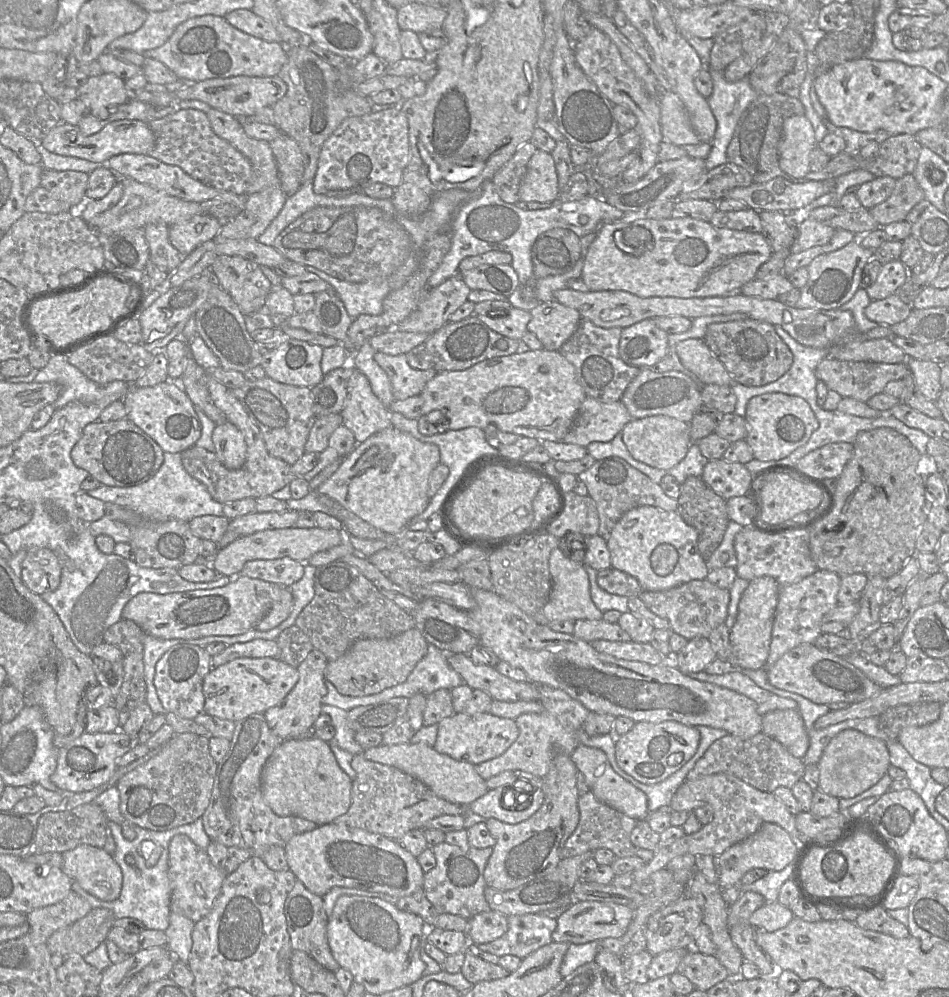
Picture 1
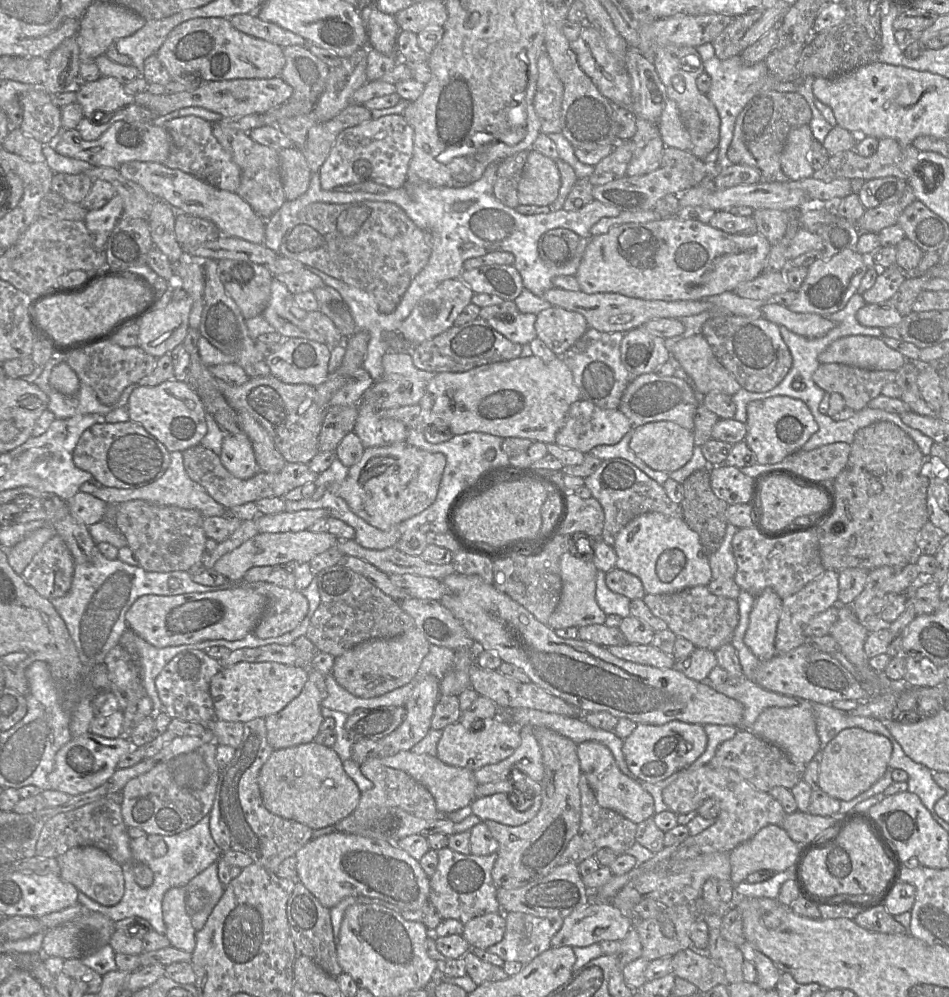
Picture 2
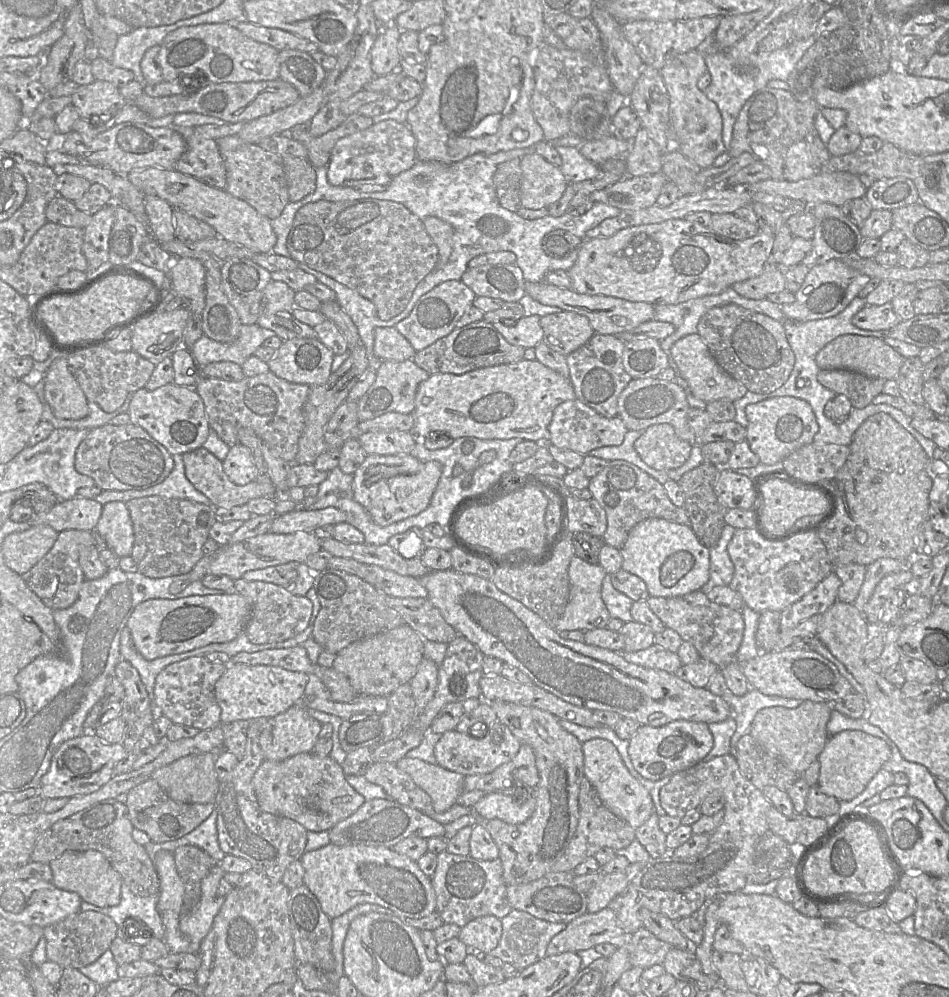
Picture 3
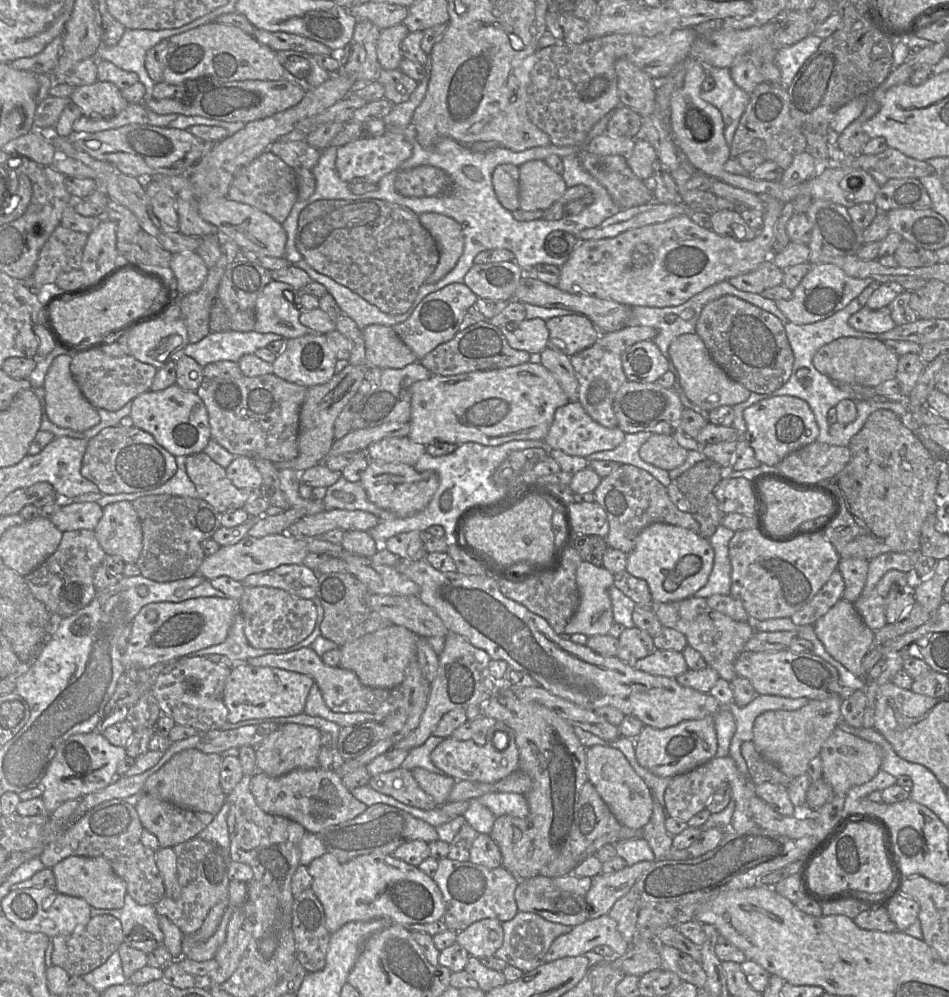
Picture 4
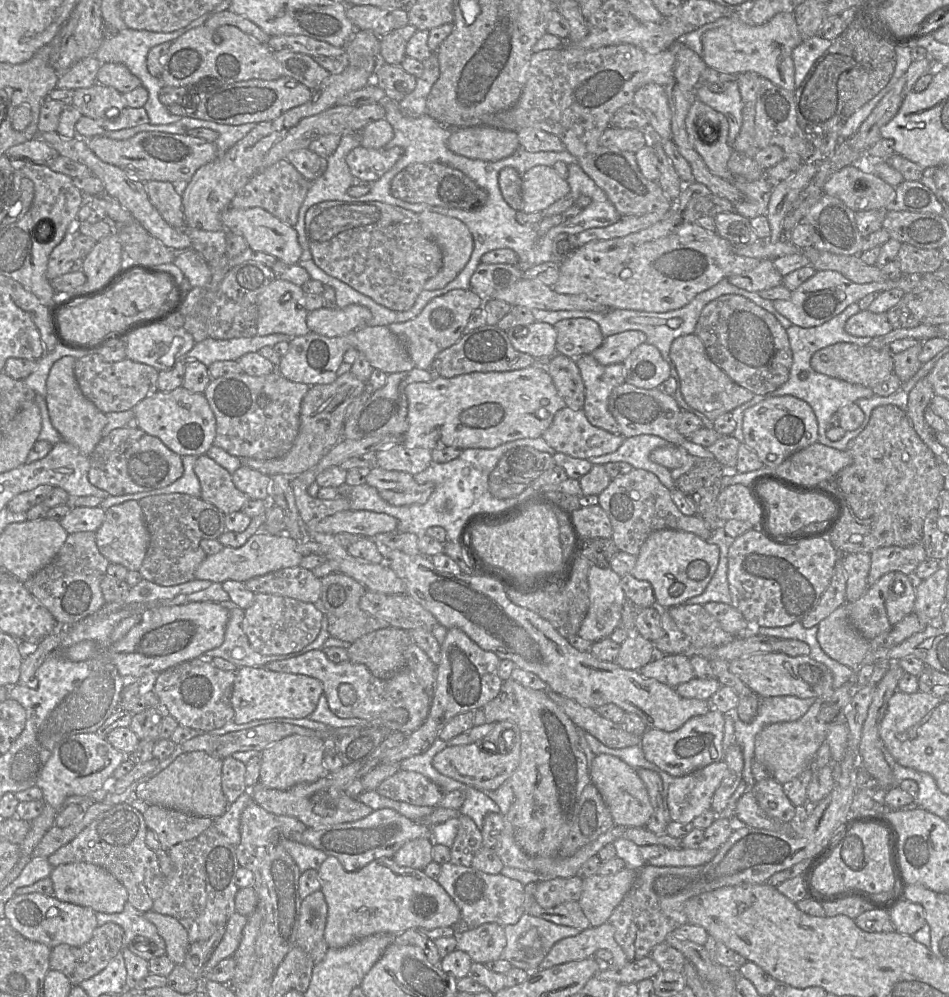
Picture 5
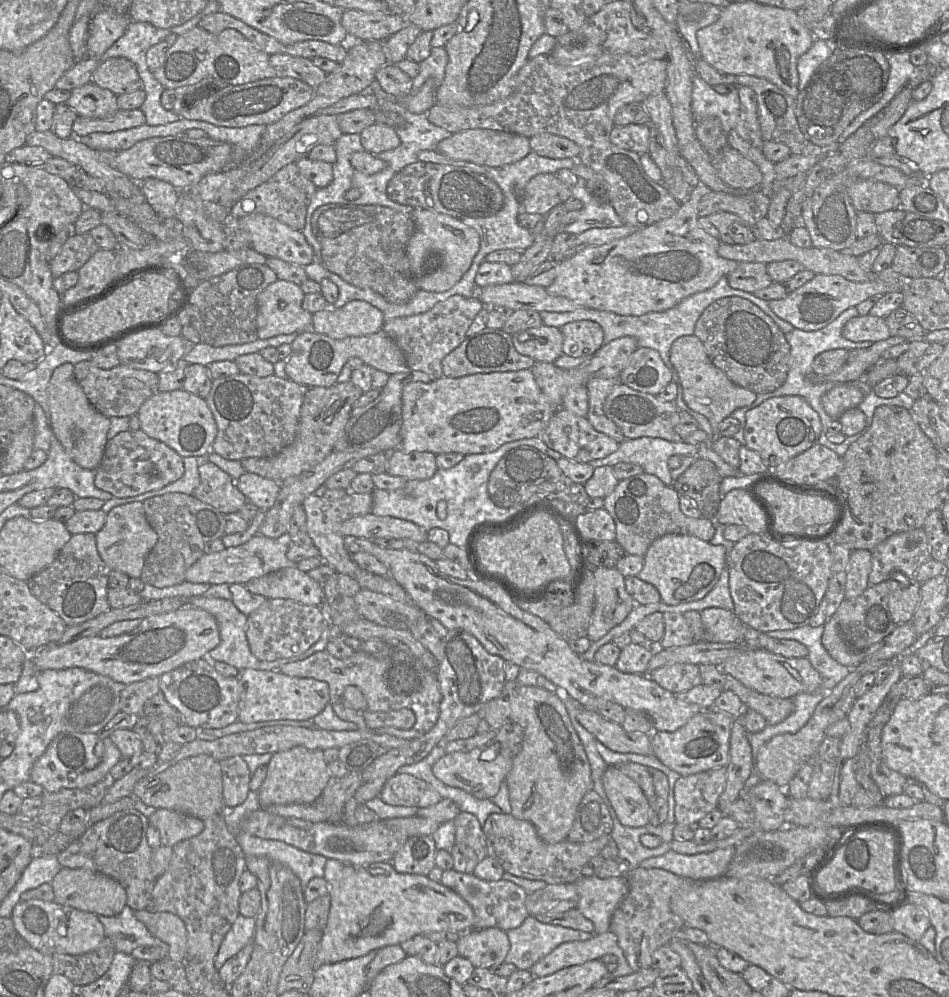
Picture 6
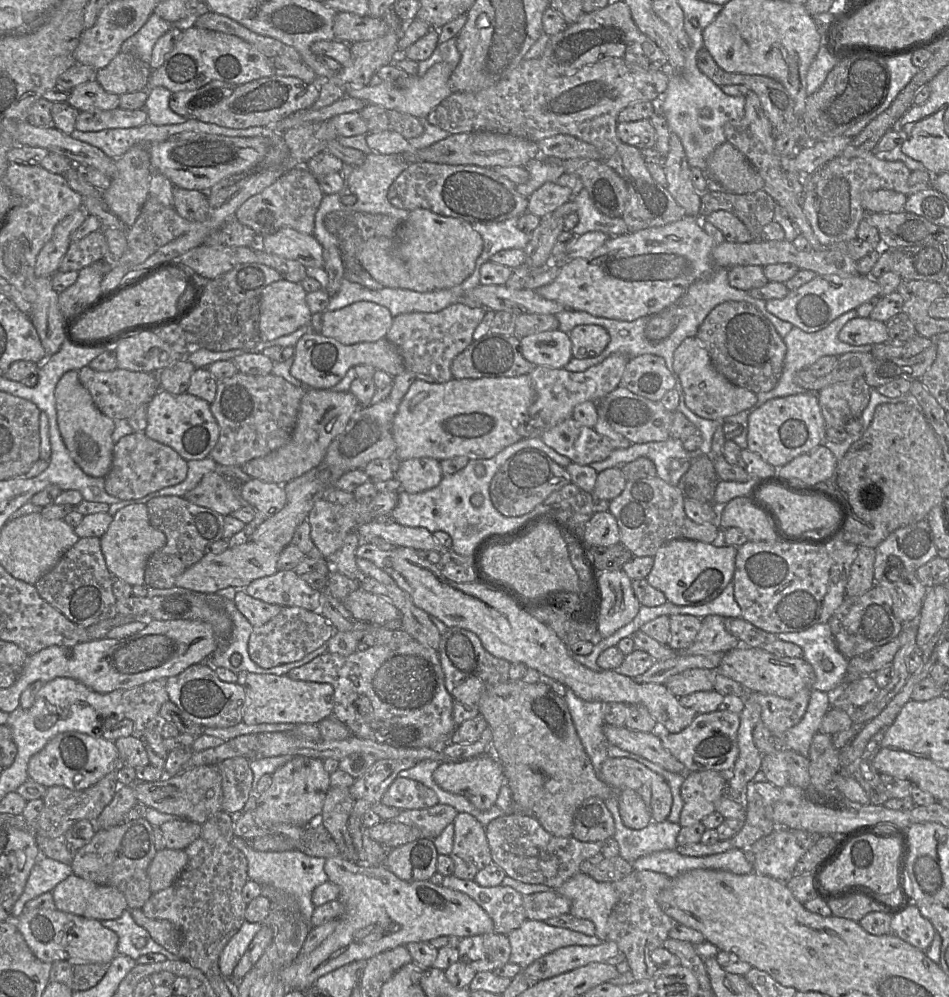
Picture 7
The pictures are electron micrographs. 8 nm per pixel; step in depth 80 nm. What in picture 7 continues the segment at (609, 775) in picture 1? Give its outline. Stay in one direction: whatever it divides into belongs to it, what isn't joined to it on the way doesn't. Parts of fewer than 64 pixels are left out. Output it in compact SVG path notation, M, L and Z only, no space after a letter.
M632 789L616 791L619 812L624 825L640 830L652 822L652 818L643 799Z

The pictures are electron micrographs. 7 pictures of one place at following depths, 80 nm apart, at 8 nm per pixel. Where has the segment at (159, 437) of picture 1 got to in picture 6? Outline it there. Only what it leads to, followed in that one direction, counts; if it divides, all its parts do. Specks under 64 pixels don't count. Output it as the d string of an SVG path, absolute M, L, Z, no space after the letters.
M183 389L156 392L141 404L136 415L143 432L164 442L181 457L207 457L217 435L217 425L206 400Z

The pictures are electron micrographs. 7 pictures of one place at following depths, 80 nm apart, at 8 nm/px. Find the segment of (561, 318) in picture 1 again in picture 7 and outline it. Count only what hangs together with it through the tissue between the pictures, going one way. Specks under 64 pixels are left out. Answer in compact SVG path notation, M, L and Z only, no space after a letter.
M595 324L578 325L568 335L572 343L572 356L577 359L598 356L610 342L608 332Z

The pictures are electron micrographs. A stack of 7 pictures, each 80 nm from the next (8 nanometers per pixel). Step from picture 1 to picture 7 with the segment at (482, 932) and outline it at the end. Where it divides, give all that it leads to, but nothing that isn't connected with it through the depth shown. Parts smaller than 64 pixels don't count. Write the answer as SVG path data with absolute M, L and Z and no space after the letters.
M492 932L460 939L459 961L476 972L493 971L509 963L511 946L508 936Z

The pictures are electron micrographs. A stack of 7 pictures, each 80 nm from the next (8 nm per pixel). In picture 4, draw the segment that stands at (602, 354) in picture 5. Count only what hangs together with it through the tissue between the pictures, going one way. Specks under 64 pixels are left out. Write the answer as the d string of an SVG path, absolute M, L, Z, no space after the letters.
M626 326L619 331L601 334L598 343L610 352L622 355L635 343L644 340L653 341L656 335L656 329L649 326Z

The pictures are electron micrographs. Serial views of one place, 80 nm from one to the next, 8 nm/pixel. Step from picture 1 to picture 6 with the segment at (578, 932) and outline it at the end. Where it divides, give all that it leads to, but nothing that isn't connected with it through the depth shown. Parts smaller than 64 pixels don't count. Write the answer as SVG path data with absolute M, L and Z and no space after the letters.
M611 931L594 934L588 940L564 942L558 945L535 963L530 972L534 977L544 977L563 968L599 960L604 954L613 954L617 957L618 966L612 973L613 976L626 976L632 972L622 949L618 946L616 935Z

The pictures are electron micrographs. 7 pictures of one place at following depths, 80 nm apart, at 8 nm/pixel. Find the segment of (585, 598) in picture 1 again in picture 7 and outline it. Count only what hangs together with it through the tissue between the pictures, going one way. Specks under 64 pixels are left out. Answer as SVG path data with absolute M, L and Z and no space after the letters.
M622 569L600 572L602 605L597 629L599 638L606 638L628 624L641 604L633 592L631 579Z

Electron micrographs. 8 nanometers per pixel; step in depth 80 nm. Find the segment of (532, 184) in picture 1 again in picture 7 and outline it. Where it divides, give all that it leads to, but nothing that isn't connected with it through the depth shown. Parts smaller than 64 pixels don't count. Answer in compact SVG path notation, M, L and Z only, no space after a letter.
M546 182L528 197L527 213L542 218L568 201L572 201L569 188L554 182Z

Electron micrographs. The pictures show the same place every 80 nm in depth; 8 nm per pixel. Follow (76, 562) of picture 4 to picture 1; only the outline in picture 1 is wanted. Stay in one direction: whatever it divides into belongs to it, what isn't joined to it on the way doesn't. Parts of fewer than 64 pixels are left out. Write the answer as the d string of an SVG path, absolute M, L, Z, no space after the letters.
M30 549L22 562L21 580L31 591L42 595L59 587L61 572L60 562L52 550Z

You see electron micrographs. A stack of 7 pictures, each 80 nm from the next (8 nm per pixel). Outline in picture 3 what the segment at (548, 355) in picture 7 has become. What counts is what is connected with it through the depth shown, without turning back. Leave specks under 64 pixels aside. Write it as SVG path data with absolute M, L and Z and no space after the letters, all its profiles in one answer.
M538 315L523 316L519 320L508 323L506 326L501 322L494 322L493 326L510 344L525 349L535 348L536 345L543 341L540 318Z

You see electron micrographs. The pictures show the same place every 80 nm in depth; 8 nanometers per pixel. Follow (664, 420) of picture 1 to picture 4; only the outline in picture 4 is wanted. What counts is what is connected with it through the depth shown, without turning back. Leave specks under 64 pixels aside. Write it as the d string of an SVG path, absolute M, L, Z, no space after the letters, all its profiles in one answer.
M652 433L640 447L639 455L646 463L669 472L685 462L688 450L670 435Z

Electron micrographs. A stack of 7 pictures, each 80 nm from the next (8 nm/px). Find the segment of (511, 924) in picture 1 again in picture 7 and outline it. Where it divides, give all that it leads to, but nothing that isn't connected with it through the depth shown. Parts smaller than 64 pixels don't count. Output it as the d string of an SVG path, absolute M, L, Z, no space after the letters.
M526 919L522 925L507 934L511 954L509 963L522 969L556 949L571 946L596 946L602 940L567 928L555 927L544 921Z

